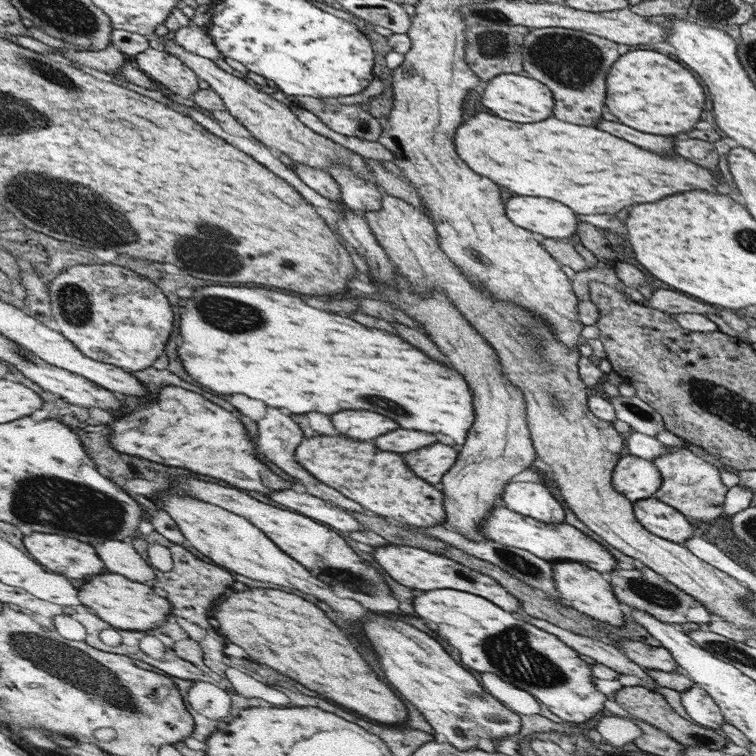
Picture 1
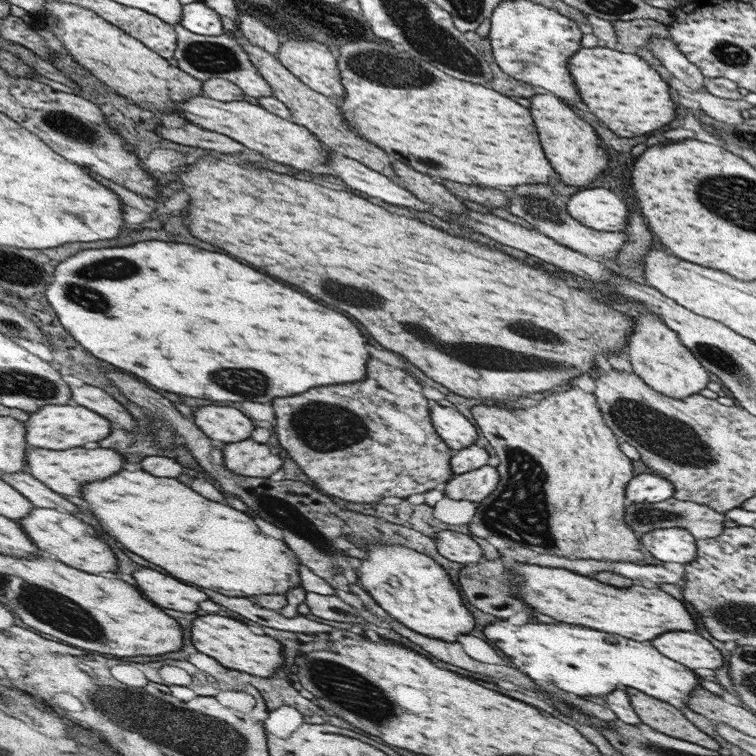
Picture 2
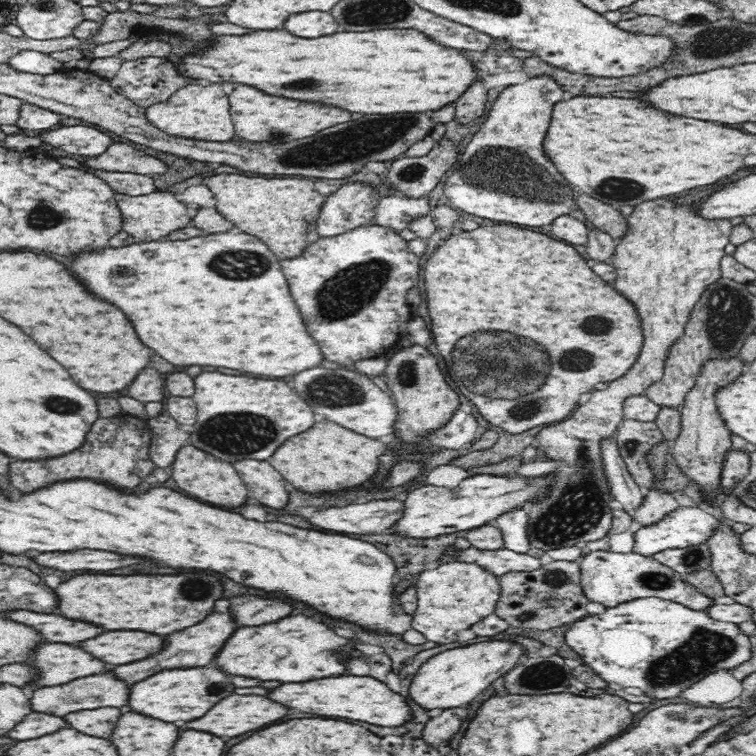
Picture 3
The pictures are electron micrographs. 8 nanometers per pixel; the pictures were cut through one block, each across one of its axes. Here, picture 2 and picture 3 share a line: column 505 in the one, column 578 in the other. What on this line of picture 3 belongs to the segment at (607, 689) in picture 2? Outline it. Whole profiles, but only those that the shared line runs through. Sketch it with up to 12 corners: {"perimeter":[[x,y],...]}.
{"perimeter":[[662,598],[564,641],[606,682],[666,700],[750,660],[738,624]]}

